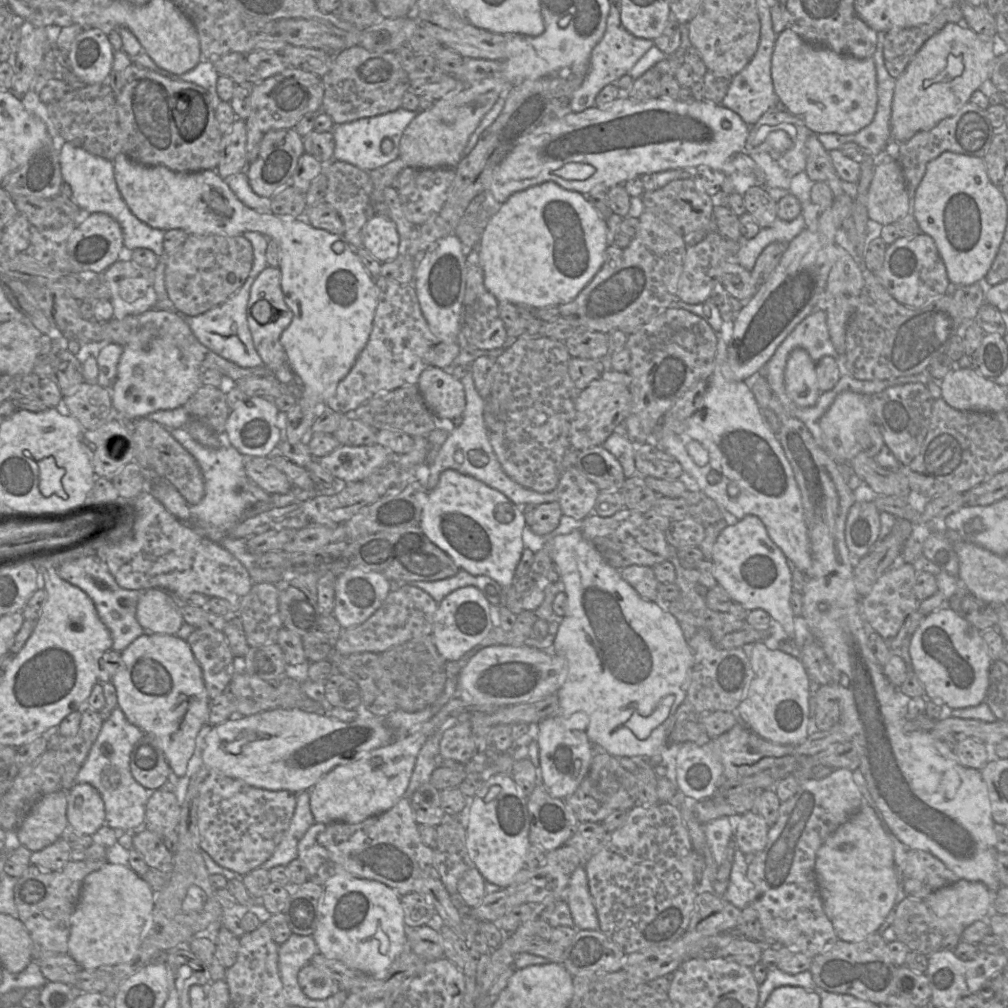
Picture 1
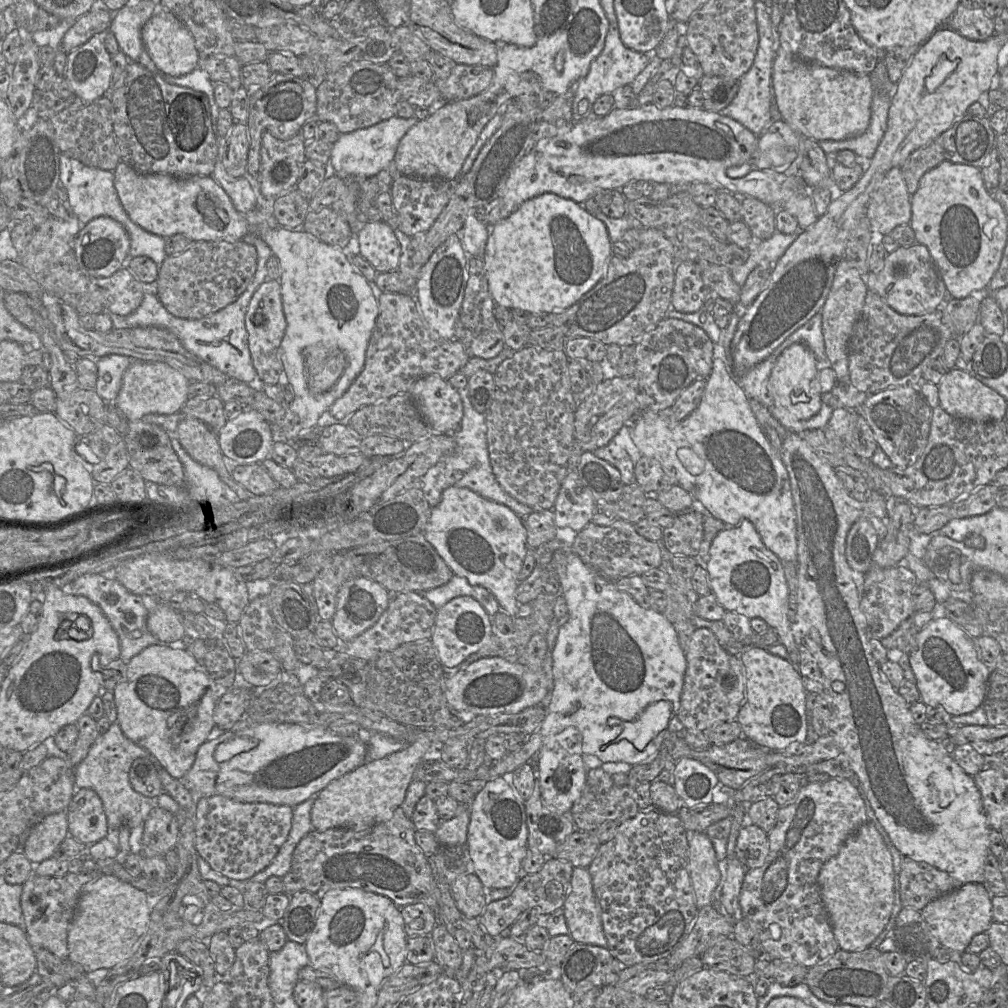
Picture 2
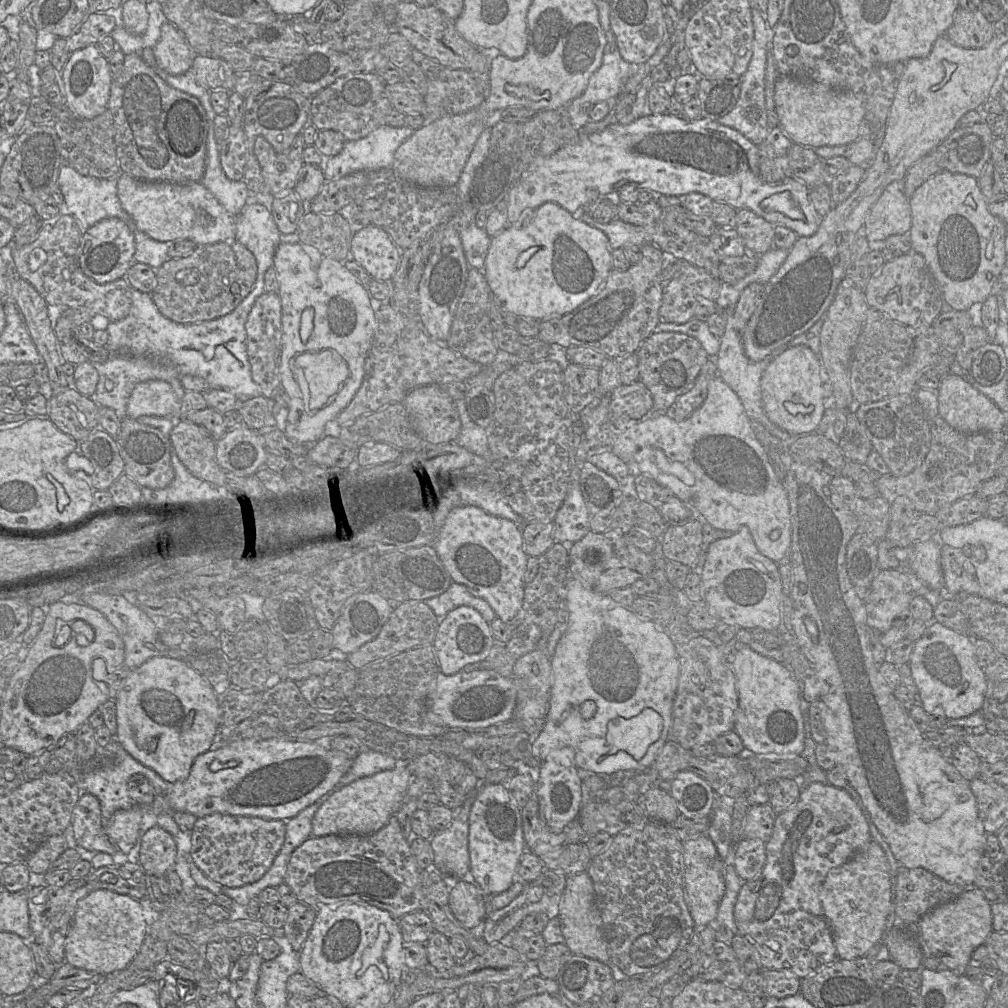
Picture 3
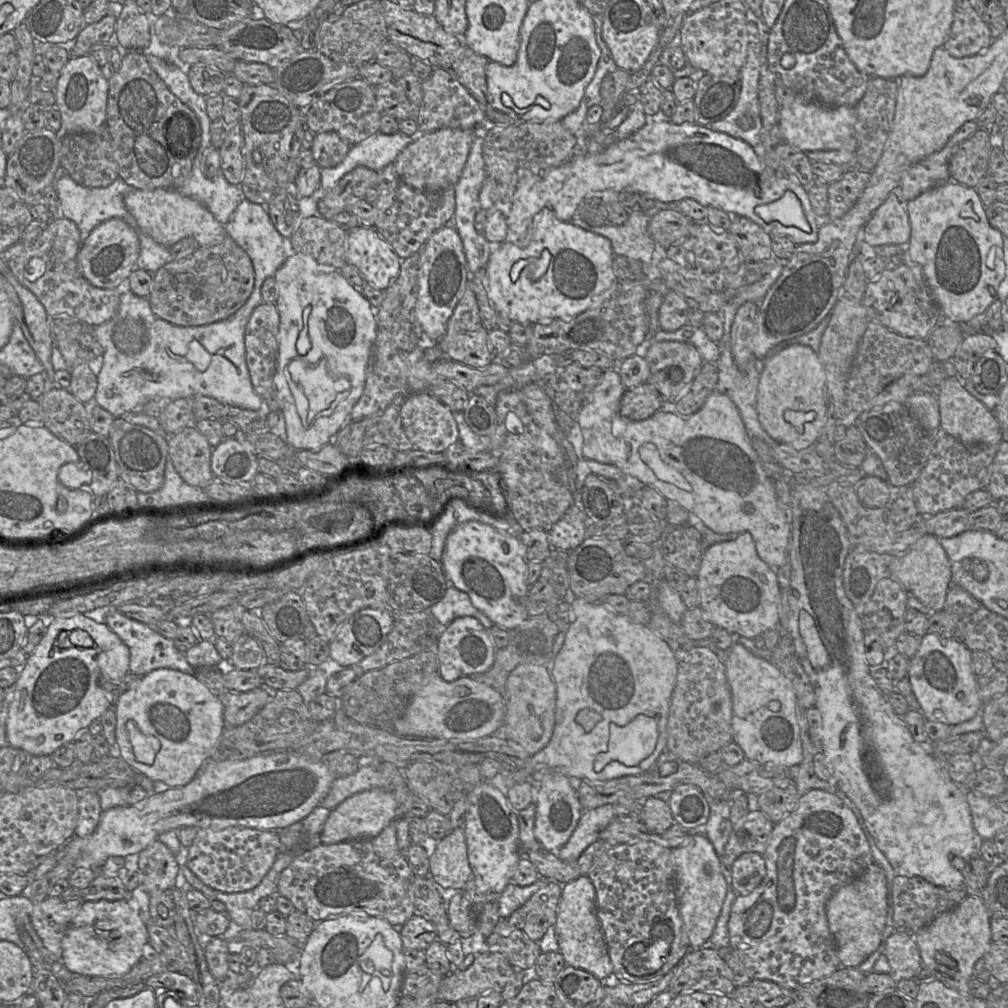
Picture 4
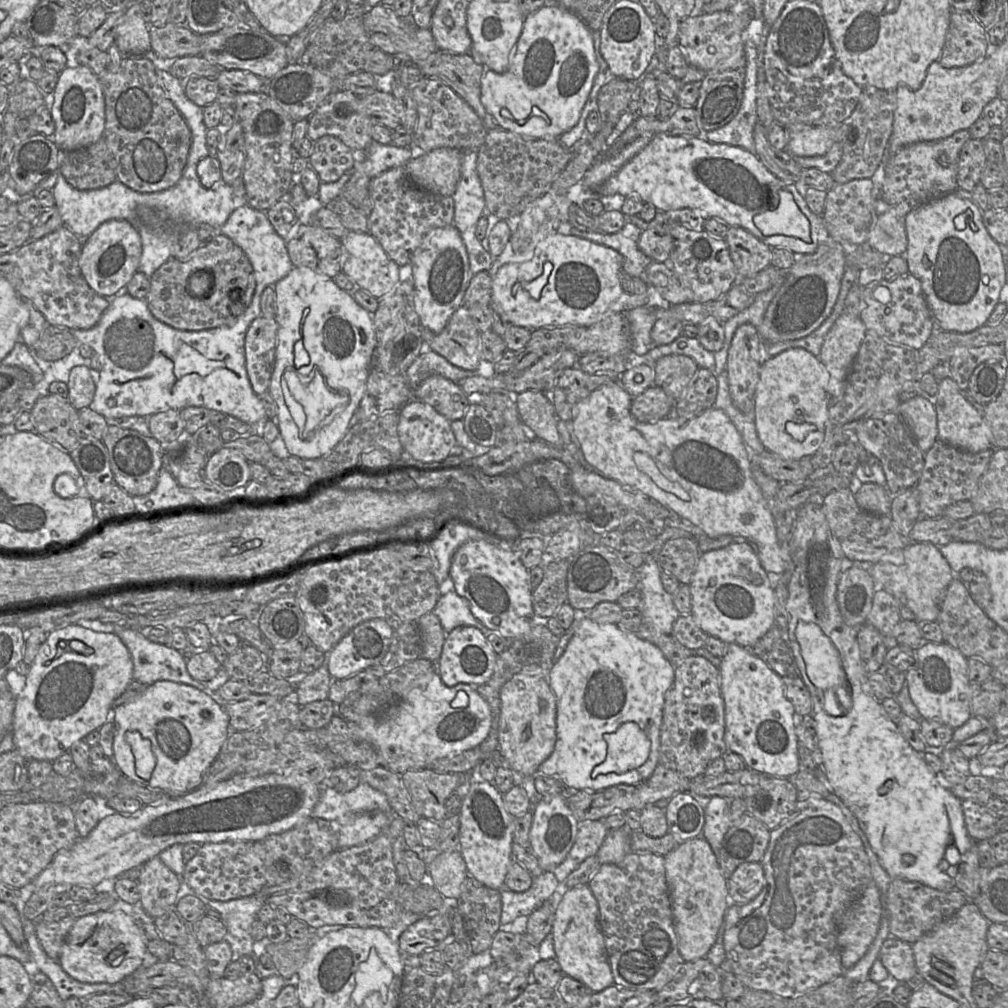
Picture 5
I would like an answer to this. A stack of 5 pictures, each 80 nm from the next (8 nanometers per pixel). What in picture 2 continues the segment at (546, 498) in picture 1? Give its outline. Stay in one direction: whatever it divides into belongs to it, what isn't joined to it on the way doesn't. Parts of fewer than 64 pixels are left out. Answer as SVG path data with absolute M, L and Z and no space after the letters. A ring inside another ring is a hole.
M467 386L458 392L462 401L463 417L459 428L453 433L455 450L432 466L419 480L417 486L422 486L431 510L439 503L442 492L446 488L457 486L468 488L486 499L507 506L524 521L524 518L533 510L507 494L497 482L492 471L486 439L486 415L478 413L472 407Z

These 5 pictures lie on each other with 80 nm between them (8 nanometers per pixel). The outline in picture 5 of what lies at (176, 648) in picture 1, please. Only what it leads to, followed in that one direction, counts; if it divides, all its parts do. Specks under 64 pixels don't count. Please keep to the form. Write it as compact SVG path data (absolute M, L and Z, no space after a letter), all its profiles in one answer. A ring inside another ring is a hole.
M167 680L157 681L154 684L147 686L144 693L139 698L135 701L119 705L114 709L114 711L113 763L116 765L120 773L131 781L151 790L161 791L170 797L181 796L199 787L203 783L203 774L209 769L213 761L216 759L228 735L231 731L236 731L232 730L230 727L229 716L223 705L220 705L208 694L193 686Z

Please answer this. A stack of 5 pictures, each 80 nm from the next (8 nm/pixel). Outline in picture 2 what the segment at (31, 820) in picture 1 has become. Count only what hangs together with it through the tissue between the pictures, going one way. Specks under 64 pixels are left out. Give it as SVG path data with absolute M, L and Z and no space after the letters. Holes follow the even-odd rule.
M61 811L46 816L33 827L23 846L23 852L31 863L39 864L54 856L54 853L61 842L69 835L67 823L67 813Z

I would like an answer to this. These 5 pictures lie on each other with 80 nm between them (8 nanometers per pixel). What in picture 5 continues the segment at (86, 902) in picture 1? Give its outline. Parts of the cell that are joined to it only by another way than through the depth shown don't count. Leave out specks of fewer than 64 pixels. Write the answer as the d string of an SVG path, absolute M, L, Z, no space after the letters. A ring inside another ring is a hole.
M121 910L98 911L75 920L58 961L77 981L115 984L141 966L146 950L141 931L129 915Z

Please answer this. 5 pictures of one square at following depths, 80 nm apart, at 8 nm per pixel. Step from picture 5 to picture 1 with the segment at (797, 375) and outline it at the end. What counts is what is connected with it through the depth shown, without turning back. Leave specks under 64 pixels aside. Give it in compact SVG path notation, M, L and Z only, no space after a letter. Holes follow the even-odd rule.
M794 349L787 359L785 390L788 398L799 407L815 405L820 396L815 362L804 349Z

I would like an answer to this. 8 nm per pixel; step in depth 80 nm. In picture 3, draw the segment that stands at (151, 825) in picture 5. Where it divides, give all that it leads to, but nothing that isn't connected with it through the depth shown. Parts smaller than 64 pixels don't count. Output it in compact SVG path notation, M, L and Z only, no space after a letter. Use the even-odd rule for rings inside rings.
M281 738L268 740L242 740L232 742L217 750L208 750L196 757L189 775L170 785L166 794L155 795L150 805L136 805L131 809L118 810L104 821L104 830L123 853L128 854L138 839L144 812L162 813L187 812L196 818L213 813L259 817L268 820L287 821L306 807L335 790L342 776L350 769L353 759L339 750L326 748L315 741L291 741Z

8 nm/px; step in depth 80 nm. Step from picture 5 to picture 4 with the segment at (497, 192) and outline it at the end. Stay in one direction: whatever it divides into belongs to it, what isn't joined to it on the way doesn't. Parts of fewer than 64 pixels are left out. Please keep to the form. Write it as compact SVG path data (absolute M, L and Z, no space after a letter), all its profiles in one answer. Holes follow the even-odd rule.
M515 121L510 125L488 127L482 148L487 176L479 193L481 210L494 207L508 216L515 191L546 169L570 160L576 144L576 135L567 130L562 121Z

